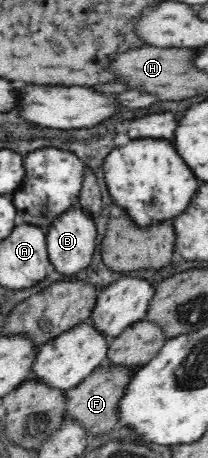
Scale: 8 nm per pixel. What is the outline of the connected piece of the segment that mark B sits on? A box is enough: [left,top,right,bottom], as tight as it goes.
[46,204,96,276]

